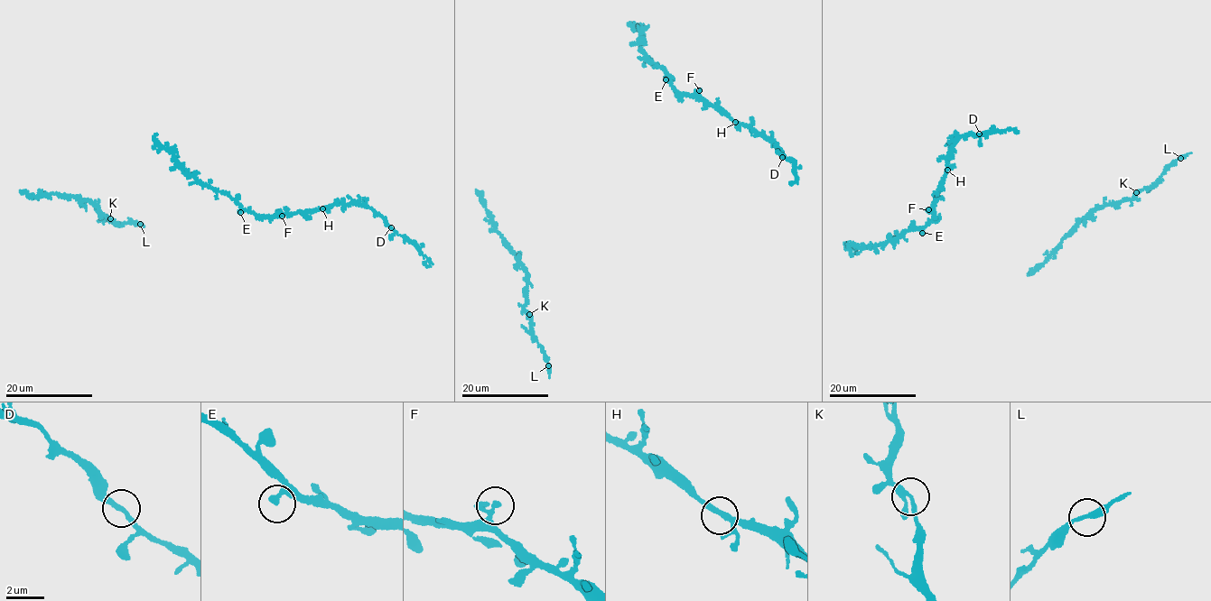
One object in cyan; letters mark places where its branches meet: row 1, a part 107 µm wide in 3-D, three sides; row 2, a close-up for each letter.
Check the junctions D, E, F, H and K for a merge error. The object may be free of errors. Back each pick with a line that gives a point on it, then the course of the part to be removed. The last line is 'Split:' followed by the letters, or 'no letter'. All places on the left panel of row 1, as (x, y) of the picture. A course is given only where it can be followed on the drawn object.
K: Place: (110, 218). Course of the part to remove: (110, 218), (117, 226), (138, 223), (143, 226)
Split: K

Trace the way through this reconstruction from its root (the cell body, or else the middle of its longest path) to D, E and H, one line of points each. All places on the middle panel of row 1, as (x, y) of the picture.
D: (644, 67), (647, 59), (661, 68), (673, 88), (697, 94), (760, 133), (777, 143), (782, 157)
E: (644, 67), (647, 60), (664, 69), (668, 79), (666, 79)
H: (644, 67), (647, 60), (664, 69), (673, 88), (681, 94), (697, 94), (735, 122)

